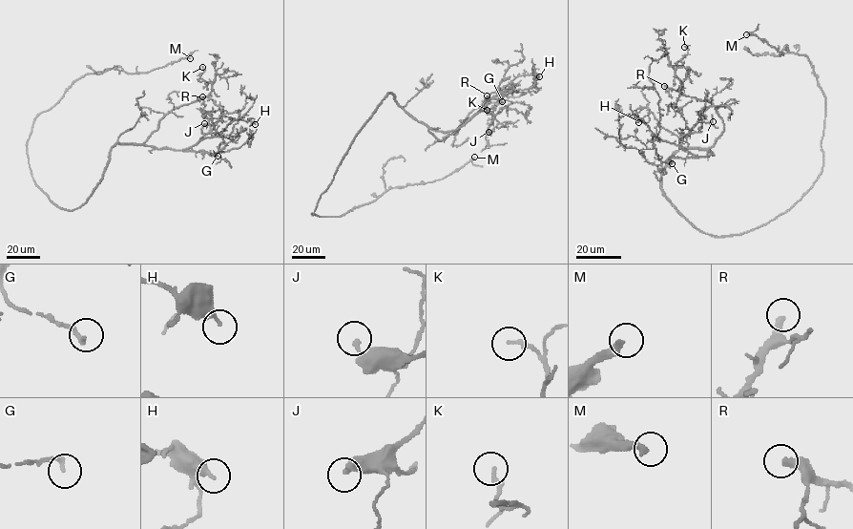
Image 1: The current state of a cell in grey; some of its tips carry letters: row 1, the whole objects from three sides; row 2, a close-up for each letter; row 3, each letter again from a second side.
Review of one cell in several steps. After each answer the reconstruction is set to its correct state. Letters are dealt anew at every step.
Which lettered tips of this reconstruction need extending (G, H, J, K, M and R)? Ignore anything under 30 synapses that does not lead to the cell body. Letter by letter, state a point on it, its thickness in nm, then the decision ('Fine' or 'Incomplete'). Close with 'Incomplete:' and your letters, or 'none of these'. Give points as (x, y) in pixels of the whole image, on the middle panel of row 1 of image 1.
G: Place: (502, 101). Thickness 200 nm. Fine
H: Place: (539, 76). Thickness 280 nm. Fine
J: Place: (488, 132). Thickness 200 nm. Fine
K: Place: (487, 110). Thickness 170 nm. Fine
M: Place: (474, 157). Thickness 320 nm. Incomplete
R: Place: (487, 95). Thickness 360 nm. Incomplete
Incomplete: M, R

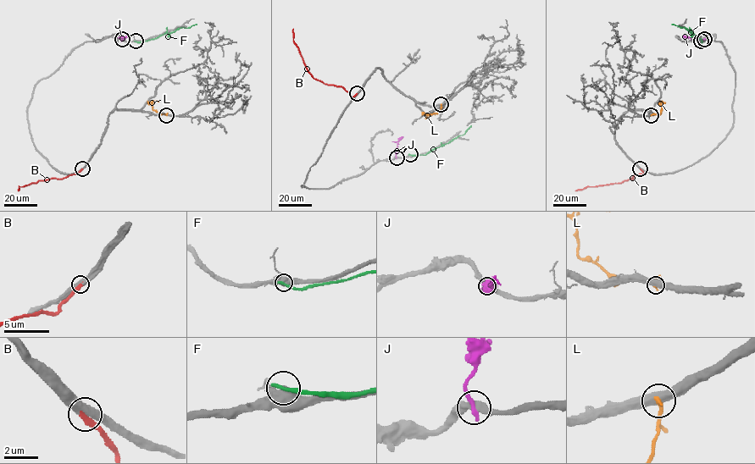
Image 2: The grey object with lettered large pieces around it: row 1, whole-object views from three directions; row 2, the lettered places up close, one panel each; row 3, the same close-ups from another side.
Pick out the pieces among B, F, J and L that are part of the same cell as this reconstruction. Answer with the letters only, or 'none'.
B

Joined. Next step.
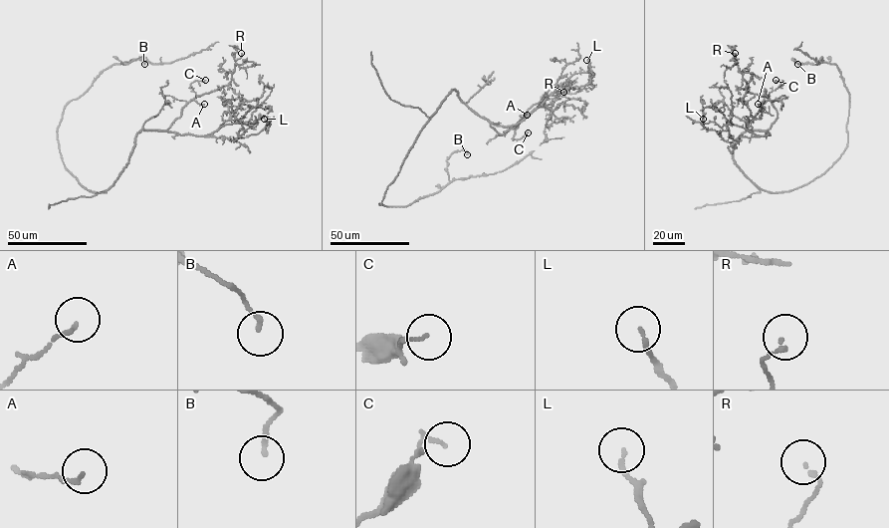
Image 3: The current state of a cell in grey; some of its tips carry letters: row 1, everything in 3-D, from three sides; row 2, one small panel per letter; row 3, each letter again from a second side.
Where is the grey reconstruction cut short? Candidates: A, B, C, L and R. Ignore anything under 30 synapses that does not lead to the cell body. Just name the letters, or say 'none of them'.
none of them

